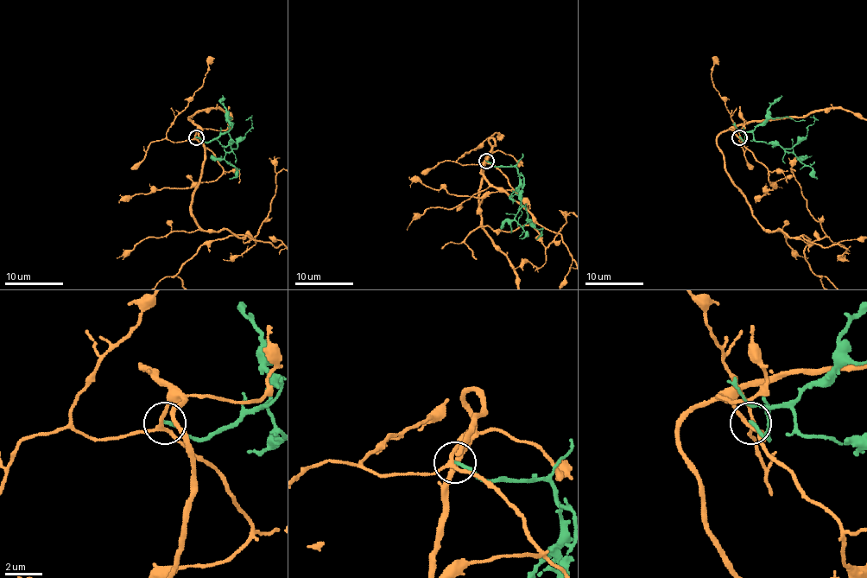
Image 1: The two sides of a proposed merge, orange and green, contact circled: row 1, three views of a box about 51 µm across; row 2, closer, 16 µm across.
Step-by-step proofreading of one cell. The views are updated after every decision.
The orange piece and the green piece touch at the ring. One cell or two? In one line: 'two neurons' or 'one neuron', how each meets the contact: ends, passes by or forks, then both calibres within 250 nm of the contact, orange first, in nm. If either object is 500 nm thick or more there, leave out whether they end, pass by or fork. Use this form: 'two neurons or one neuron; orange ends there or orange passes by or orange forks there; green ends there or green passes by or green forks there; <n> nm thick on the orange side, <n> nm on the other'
two neurons; orange forks there; green ends there; 190 nm thick on the orange side, 180 nm on the other

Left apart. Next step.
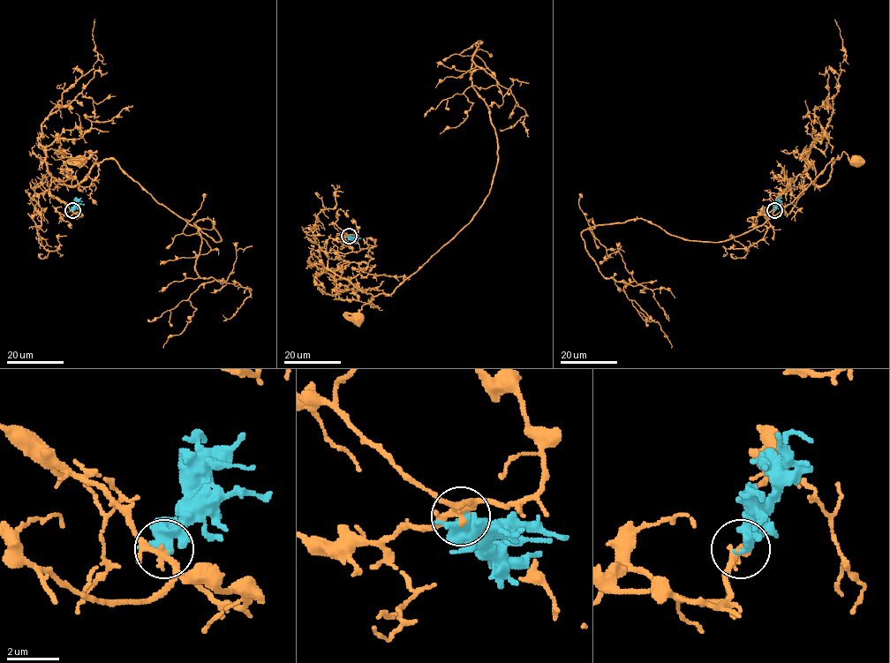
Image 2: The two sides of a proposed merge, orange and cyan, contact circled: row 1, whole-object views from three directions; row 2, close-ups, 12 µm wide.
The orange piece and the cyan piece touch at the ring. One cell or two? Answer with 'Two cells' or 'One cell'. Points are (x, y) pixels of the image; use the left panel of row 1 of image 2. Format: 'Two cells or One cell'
Two cells

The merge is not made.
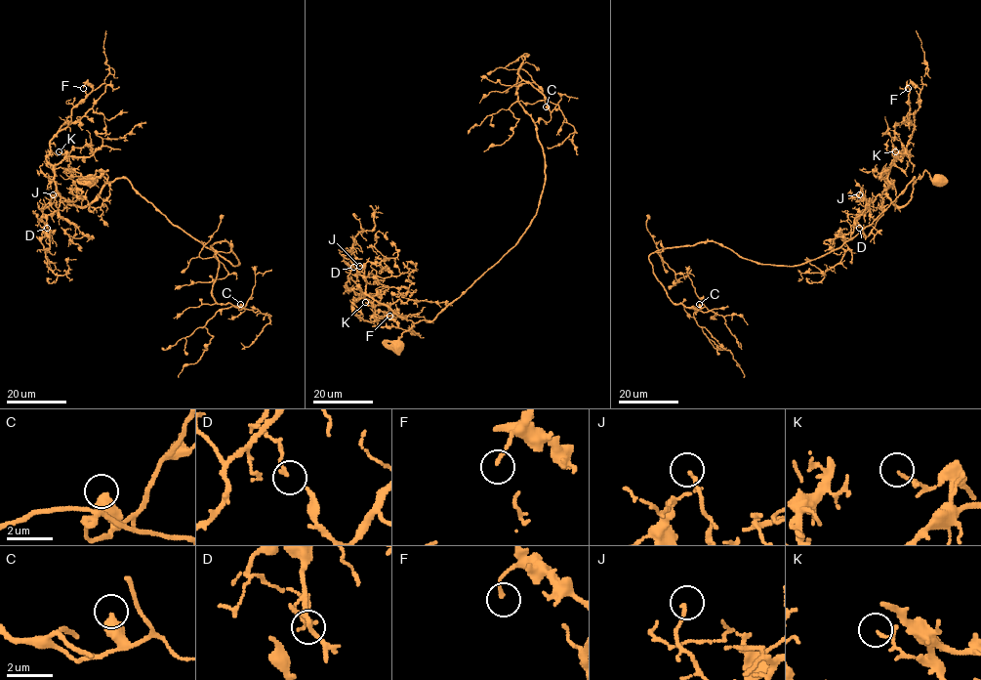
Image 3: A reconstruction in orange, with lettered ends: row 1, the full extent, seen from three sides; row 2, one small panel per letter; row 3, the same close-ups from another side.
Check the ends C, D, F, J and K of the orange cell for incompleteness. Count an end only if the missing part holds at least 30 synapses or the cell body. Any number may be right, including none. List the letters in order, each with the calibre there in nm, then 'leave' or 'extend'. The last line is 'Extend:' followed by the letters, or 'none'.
C: 550 nm thick; leave
D: 140 nm thick; leave
F: 120 nm thick; leave
J: 130 nm thick; leave
K: 80 nm thick; leave
Extend: none

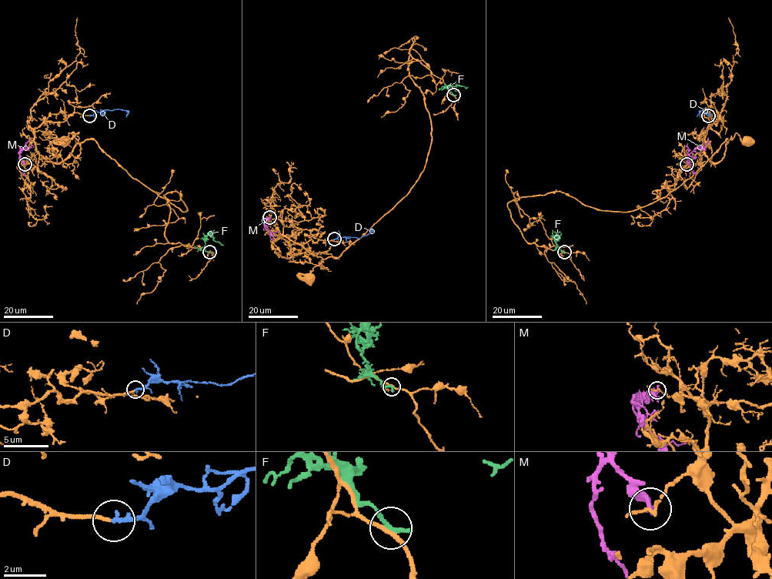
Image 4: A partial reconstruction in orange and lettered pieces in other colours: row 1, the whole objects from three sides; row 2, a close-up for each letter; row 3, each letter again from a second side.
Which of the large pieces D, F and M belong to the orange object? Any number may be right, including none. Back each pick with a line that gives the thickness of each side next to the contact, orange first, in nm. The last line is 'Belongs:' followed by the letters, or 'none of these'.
D: 150 nm thick on the orange side, 240 nm on the other
Belongs: D

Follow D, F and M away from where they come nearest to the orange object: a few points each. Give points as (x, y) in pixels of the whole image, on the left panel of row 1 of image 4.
D: (89, 115), (95, 112), (116, 109), (125, 110), (128, 112), (126, 117)
F: (209, 252), (205, 249), (207, 235), (223, 245)
M: (25, 164), (18, 152), (26, 147), (28, 137)

